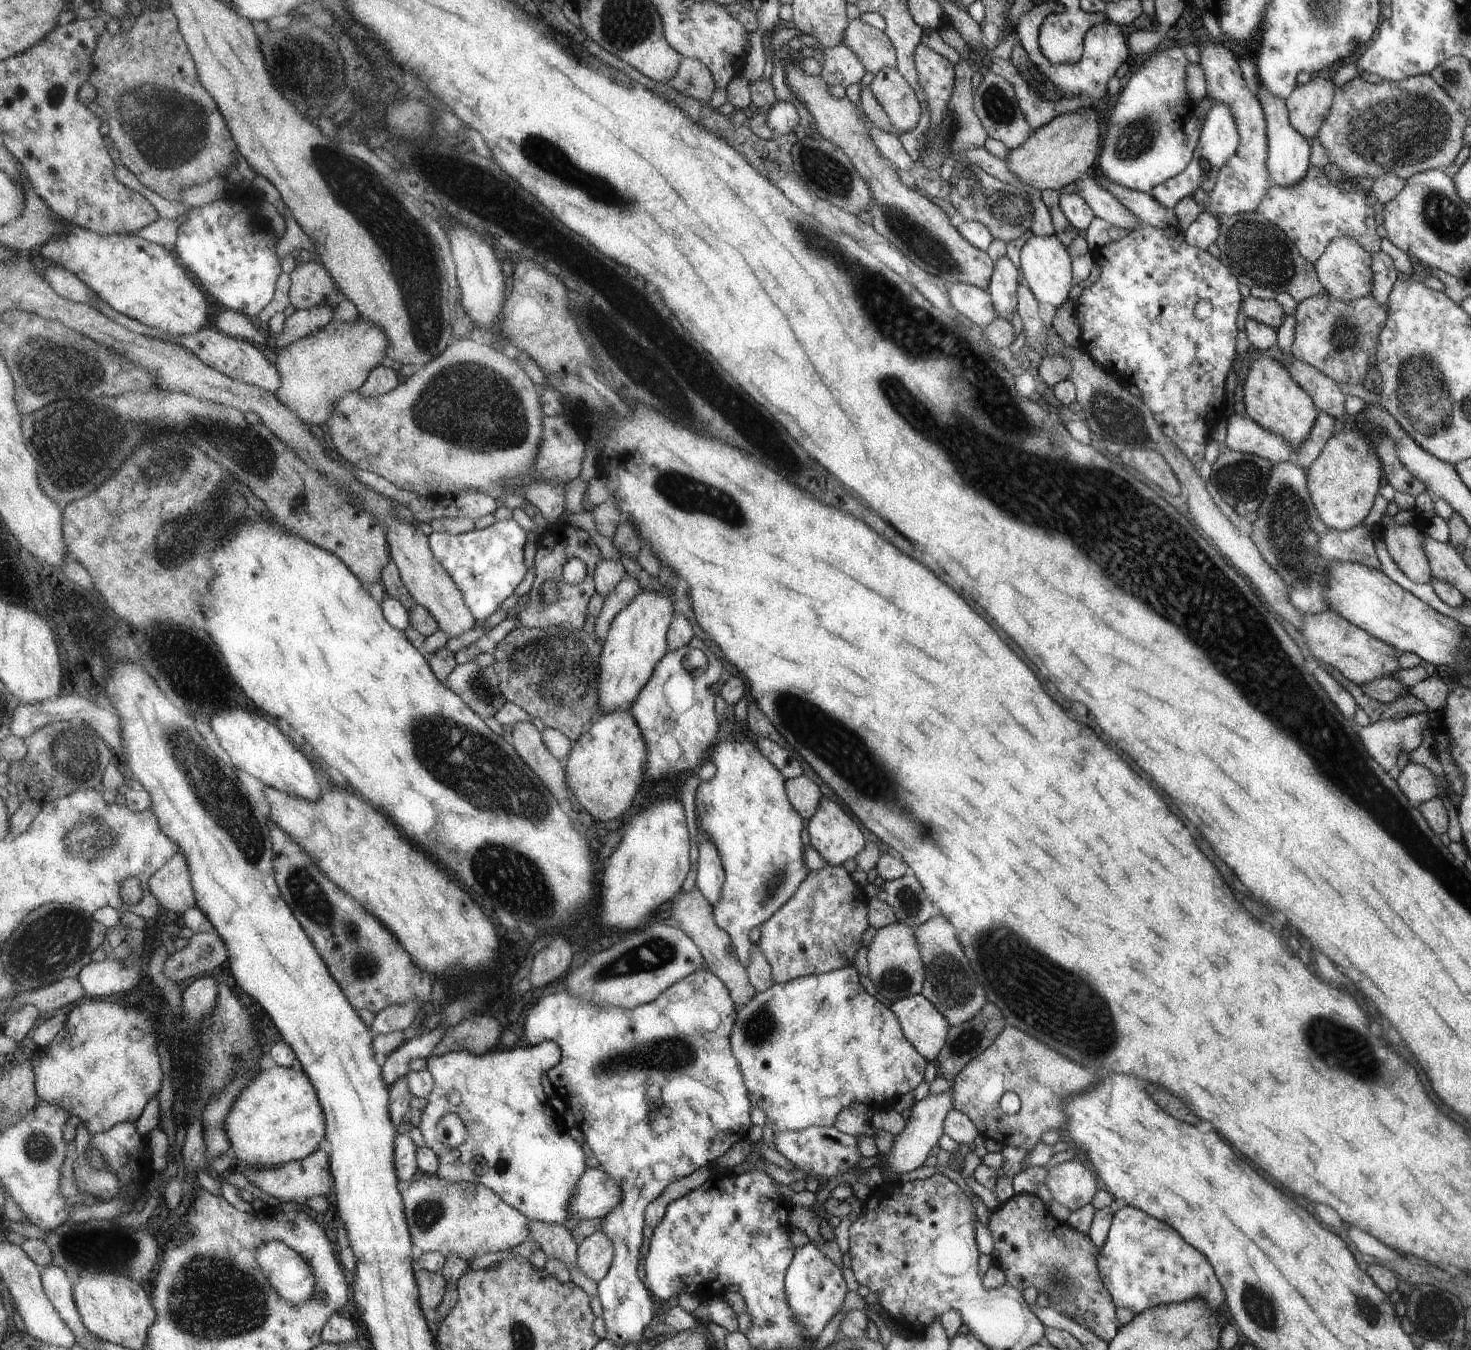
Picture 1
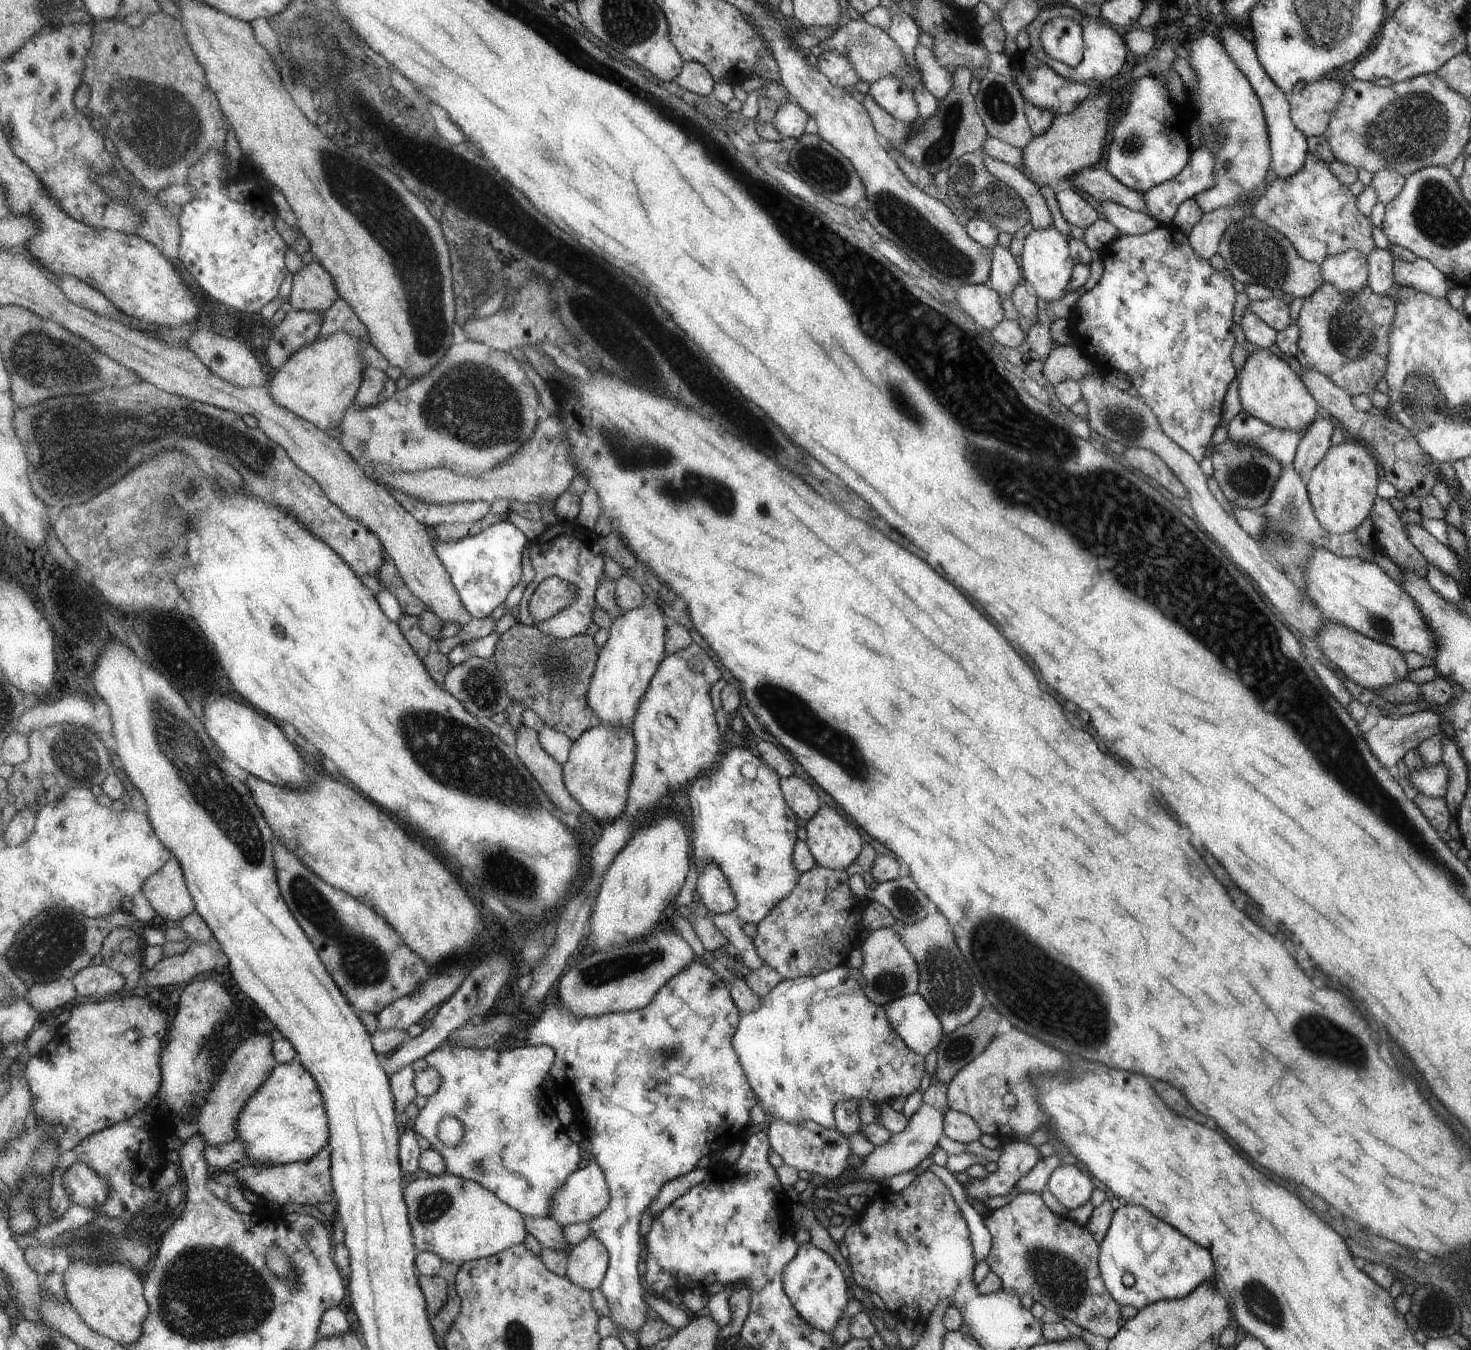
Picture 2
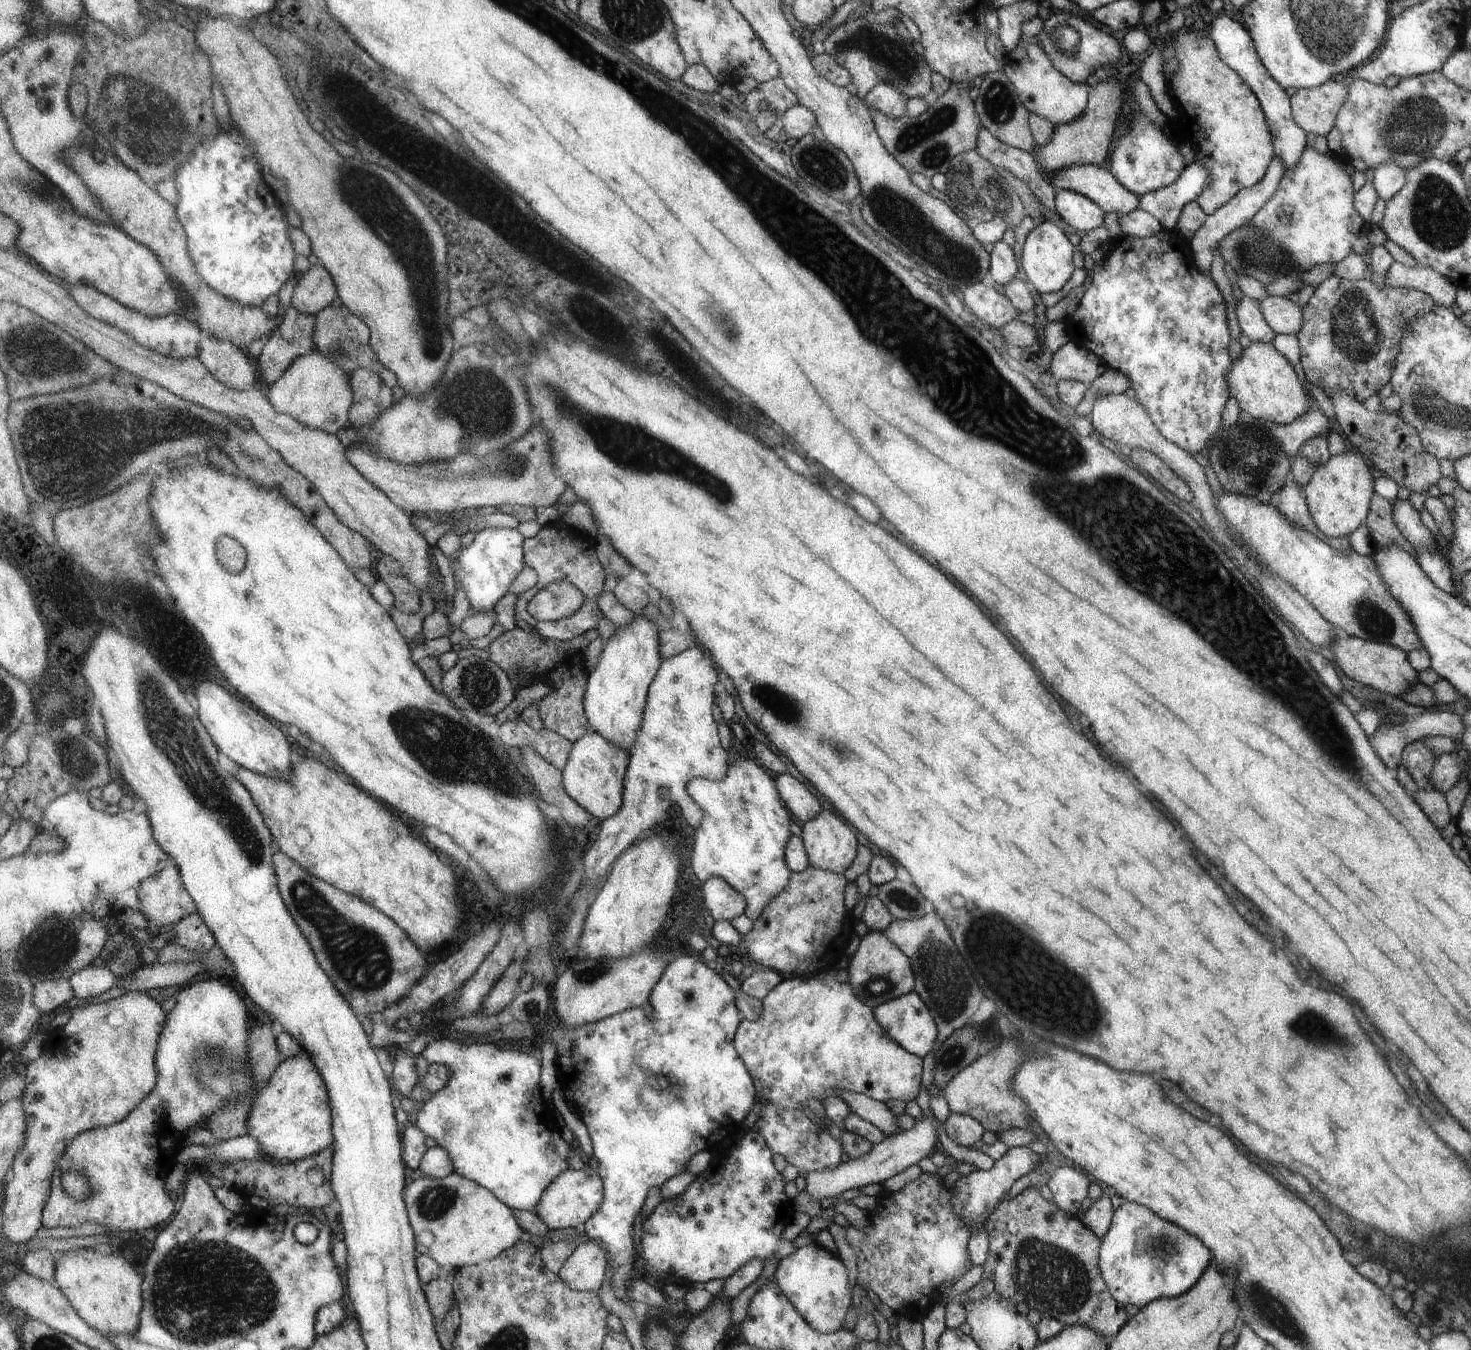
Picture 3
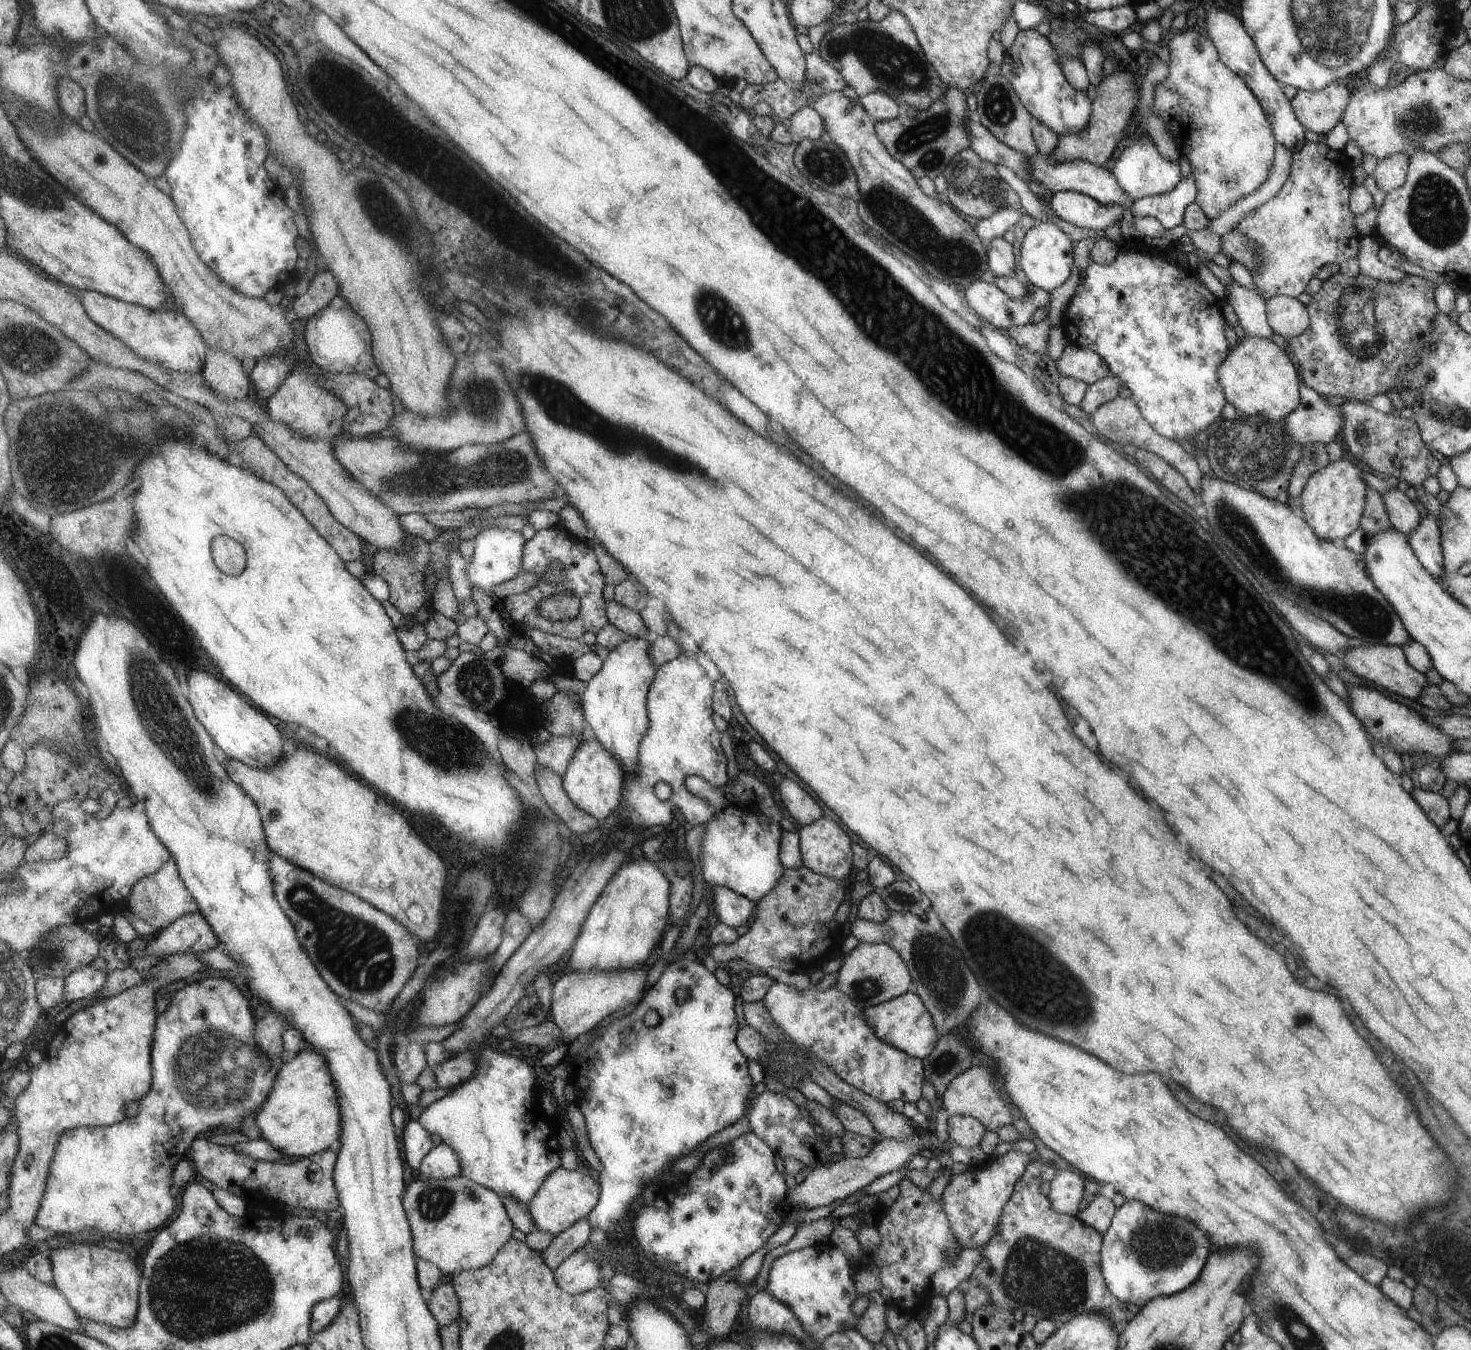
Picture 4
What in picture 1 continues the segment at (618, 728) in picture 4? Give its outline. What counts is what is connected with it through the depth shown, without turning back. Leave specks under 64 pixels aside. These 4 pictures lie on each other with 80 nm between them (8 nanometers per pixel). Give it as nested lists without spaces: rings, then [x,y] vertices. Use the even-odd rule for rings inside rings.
[[[645,590],[615,617],[604,642],[598,686],[599,704],[604,714],[633,710],[639,693],[654,676],[658,662],[670,651],[668,632],[676,616],[674,600],[669,595]]]

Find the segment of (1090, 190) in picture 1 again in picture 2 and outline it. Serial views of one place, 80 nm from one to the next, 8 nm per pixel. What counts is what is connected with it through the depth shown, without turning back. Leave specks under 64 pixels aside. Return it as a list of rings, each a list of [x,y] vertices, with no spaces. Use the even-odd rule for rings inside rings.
[[[1099,203],[1105,220],[1110,222],[1121,235],[1142,235],[1159,226],[1159,223],[1147,213],[1134,211],[1115,203]]]

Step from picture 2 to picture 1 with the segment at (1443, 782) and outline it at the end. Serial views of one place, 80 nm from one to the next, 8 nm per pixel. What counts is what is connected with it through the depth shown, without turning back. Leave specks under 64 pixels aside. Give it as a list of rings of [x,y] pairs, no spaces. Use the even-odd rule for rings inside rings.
[[[1411,762],[1400,771],[1396,783],[1407,800],[1415,807],[1420,802],[1445,792],[1440,780],[1428,768]]]

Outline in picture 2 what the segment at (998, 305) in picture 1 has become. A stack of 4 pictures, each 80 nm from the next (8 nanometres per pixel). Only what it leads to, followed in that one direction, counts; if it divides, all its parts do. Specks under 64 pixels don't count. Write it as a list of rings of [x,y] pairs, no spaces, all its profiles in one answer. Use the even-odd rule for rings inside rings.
[[[997,242],[992,246],[991,251],[993,254],[989,276],[991,289],[999,295],[1010,297],[1013,287],[1022,280],[1019,266],[1015,263],[1011,251]]]

